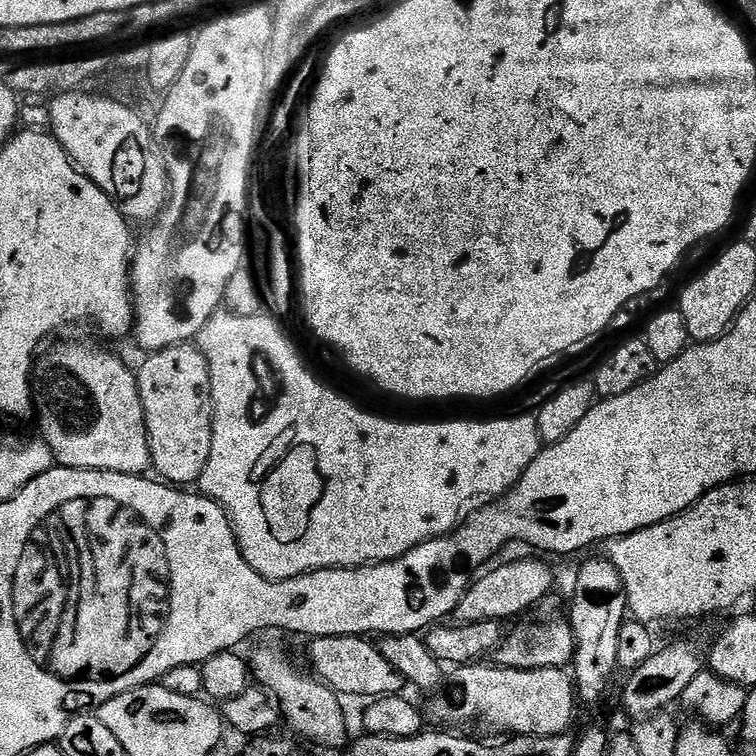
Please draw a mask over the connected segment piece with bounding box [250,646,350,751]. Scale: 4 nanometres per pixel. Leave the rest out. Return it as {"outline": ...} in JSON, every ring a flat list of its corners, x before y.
{"outline":[[262,646,250,656,250,668,255,681,277,697,281,717,296,733,315,740,332,750,343,751,350,742,348,722,342,708,341,697,315,675,301,670,282,650]]}

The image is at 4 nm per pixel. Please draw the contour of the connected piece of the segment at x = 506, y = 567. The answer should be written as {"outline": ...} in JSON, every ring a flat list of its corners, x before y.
{"outline":[[534,558,516,560,504,564,490,572,485,571,477,581,469,585,468,591,461,596,460,604,453,612,453,619,460,624,473,624,480,621,507,621,524,613,550,592,554,584,554,574,544,562]]}

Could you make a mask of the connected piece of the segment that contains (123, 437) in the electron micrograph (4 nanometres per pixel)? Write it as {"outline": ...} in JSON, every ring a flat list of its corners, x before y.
{"outline":[[68,340,52,349,41,351,32,365,30,381,34,412,40,415,40,432,50,446,52,459,61,468,89,468,91,472,117,472,144,476,152,468,146,434,146,414,138,390,136,372,128,369,118,357,96,344]]}

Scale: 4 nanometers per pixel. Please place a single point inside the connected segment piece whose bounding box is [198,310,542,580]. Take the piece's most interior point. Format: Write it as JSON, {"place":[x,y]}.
{"place":[308,483]}

